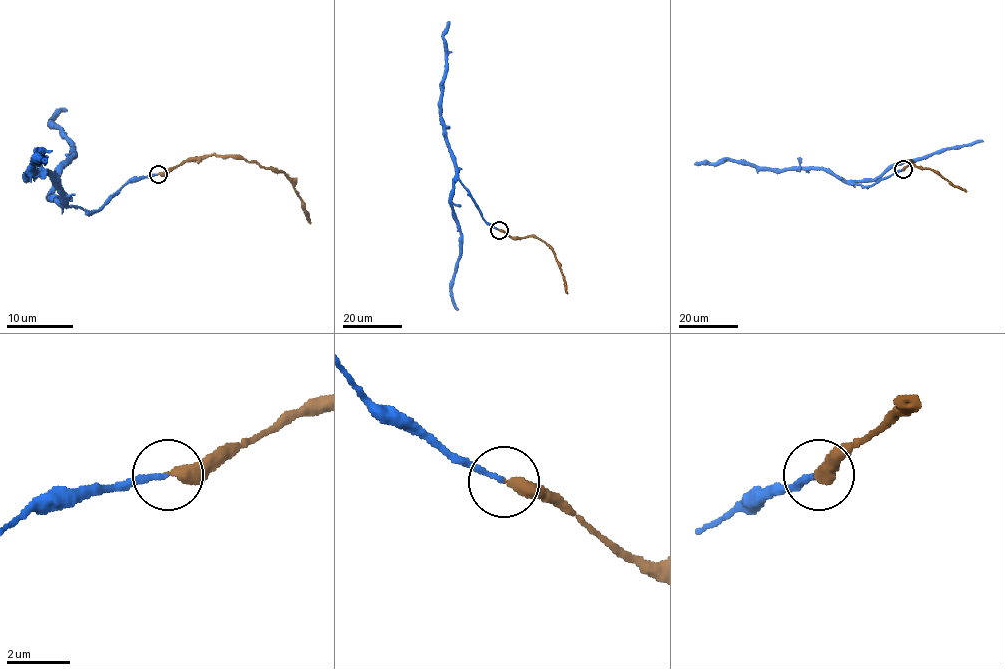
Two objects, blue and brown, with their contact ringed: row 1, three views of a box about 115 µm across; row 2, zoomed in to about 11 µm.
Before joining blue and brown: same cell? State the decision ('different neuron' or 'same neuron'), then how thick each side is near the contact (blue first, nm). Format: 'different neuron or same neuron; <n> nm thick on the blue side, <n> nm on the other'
same neuron; 150 nm thick on the blue side, 400 nm on the other

